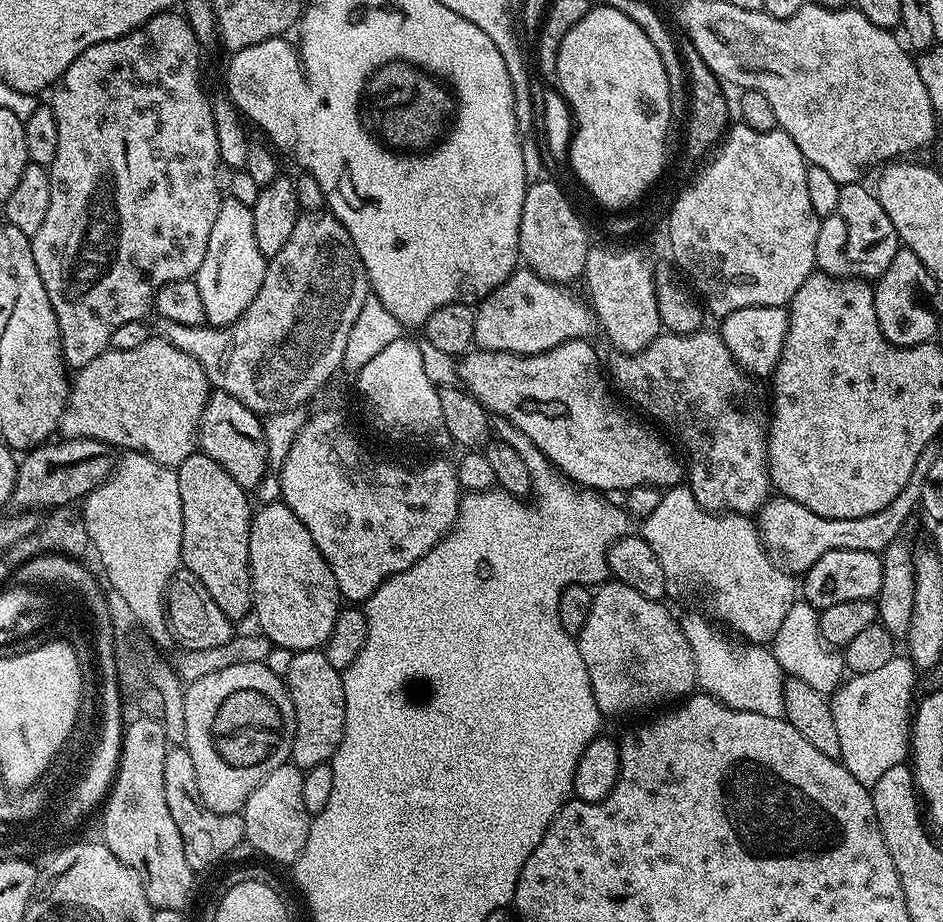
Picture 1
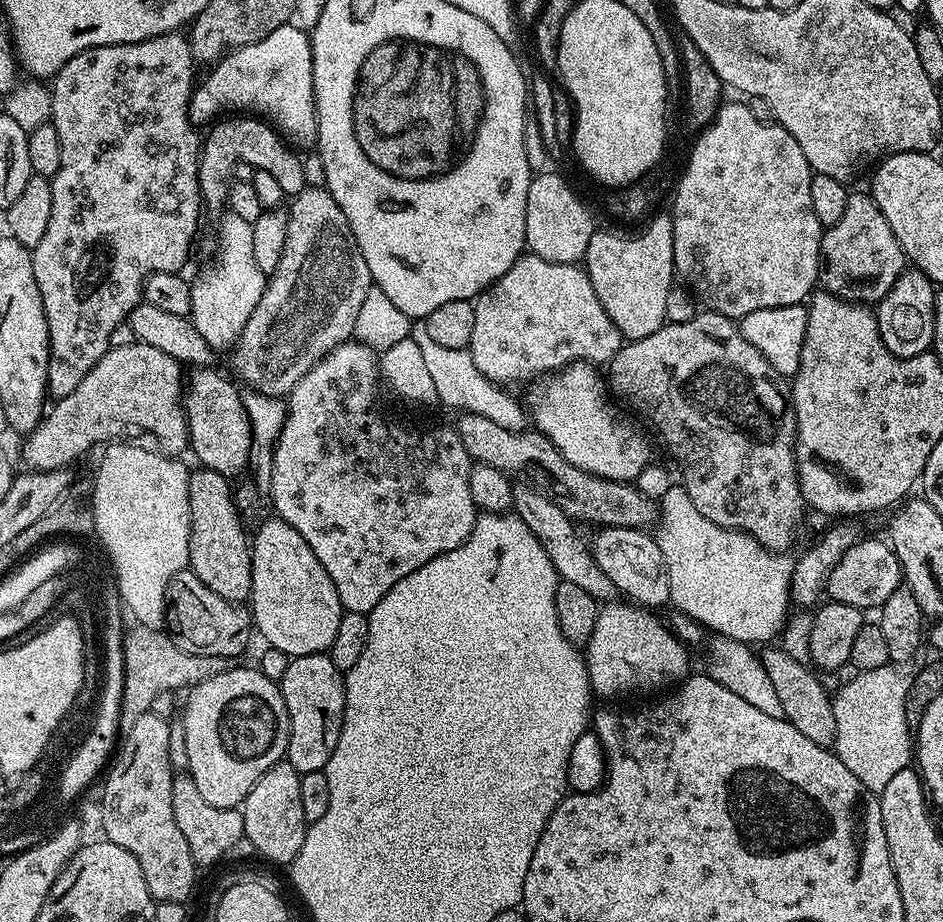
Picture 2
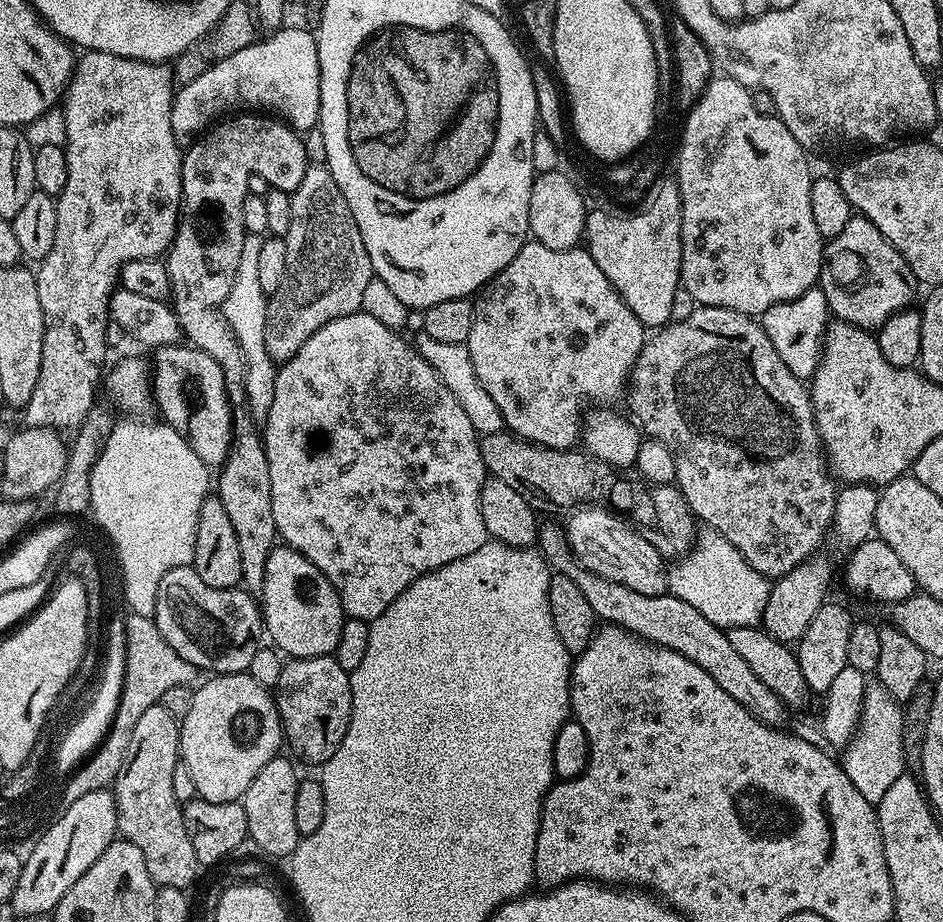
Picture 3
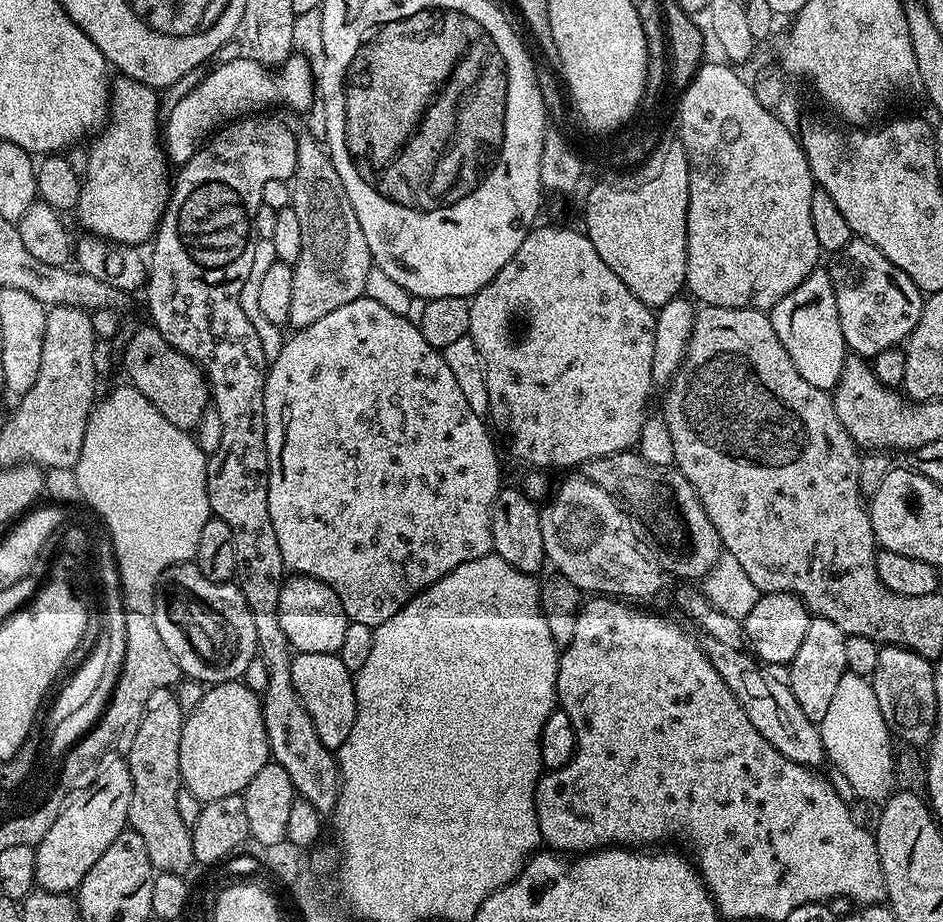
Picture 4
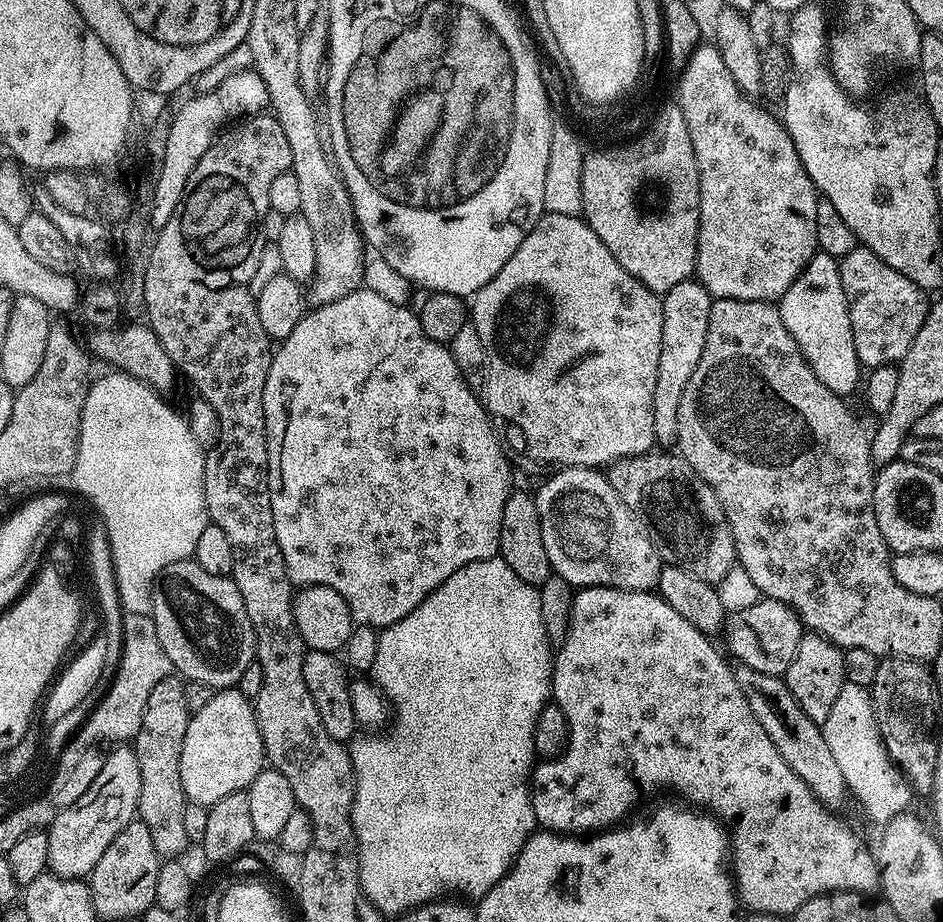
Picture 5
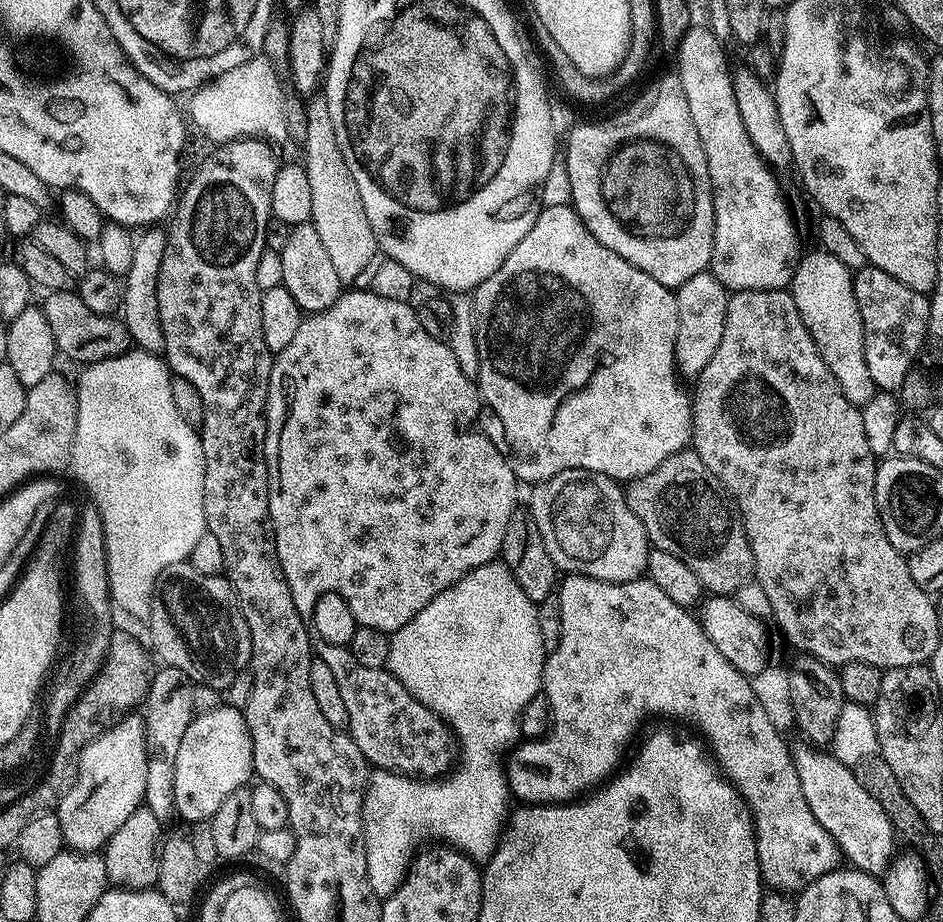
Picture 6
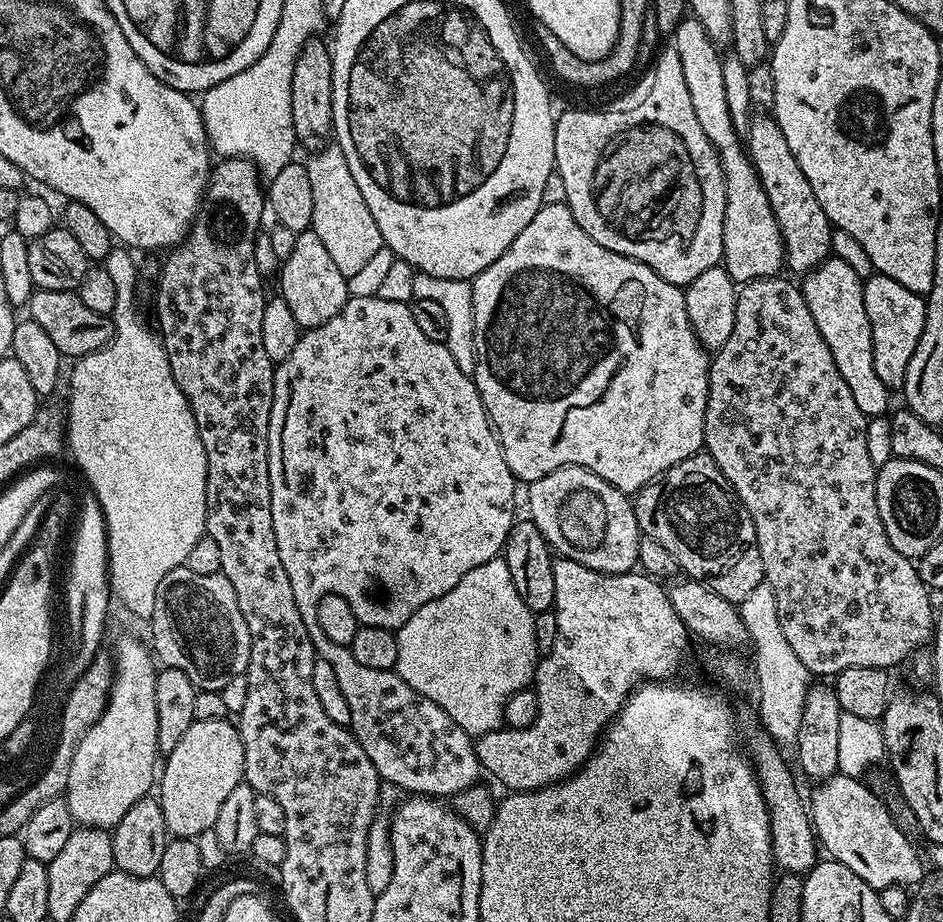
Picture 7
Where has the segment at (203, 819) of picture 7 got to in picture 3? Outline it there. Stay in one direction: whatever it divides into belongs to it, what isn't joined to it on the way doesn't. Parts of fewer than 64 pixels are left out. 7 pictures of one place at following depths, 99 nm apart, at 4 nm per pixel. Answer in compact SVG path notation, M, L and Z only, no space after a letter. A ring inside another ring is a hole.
M247 672L216 674L208 678L208 681L204 685L202 684L193 691L190 710L187 712L186 718L180 721L180 758L183 764L190 770L192 777L194 777L194 786L196 787L196 794L199 799L209 800L210 802L239 801L250 786L250 782L254 782L254 774L258 774L258 770L262 770L262 766L266 766L266 762L270 762L281 751L282 725L280 722L280 711L276 708L273 693L269 689L258 686L258 682L254 682L254 678L250 678Z

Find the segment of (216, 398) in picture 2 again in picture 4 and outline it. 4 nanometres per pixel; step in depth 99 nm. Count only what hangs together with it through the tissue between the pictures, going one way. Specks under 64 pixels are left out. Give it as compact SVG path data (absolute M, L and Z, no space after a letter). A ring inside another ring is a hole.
M145 326L129 338L124 348L124 372L132 379L131 387L137 388L169 422L184 431L193 430L209 409L210 393L204 372L194 360L167 344L156 328Z

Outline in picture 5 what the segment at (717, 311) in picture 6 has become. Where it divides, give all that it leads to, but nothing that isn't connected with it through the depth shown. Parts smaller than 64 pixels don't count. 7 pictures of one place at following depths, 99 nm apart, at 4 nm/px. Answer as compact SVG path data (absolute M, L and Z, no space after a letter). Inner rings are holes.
M683 280L678 282L669 292L663 293L662 306L662 354L658 357L658 382L654 384L654 432L656 444L672 446L676 444L678 430L678 405L682 402L682 393L686 391L686 382L690 382L690 374L698 366L698 358L702 358L702 350L706 346L706 334L710 326L710 306L714 297L702 286L699 280Z

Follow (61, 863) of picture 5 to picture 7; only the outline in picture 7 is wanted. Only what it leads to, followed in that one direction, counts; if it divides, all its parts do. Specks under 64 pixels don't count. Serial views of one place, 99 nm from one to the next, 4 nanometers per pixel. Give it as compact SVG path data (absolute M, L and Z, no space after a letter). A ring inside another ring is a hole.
M124 636L114 651L112 693L104 713L88 728L70 766L66 801L77 825L111 830L126 810L153 791L158 776L158 706L154 690L157 661L149 645Z

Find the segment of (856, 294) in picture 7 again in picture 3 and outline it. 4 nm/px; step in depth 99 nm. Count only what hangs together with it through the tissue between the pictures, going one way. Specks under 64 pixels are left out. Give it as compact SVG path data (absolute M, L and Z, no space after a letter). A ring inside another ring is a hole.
M817 286L806 290L798 298L789 300L787 304L779 304L766 310L762 323L770 342L774 342L774 350L778 350L778 358L790 366L790 370L800 380L811 381L820 364L820 354L824 342L824 333L830 323L828 292Z

